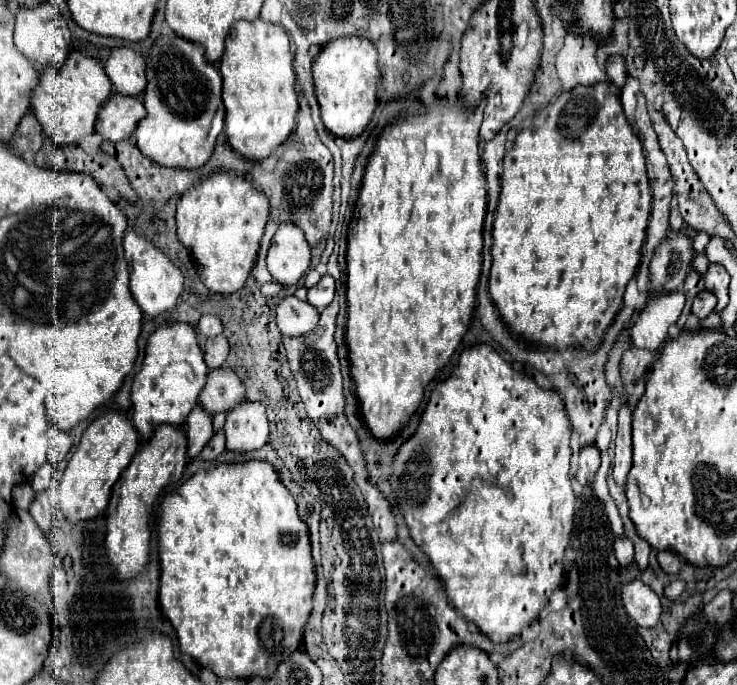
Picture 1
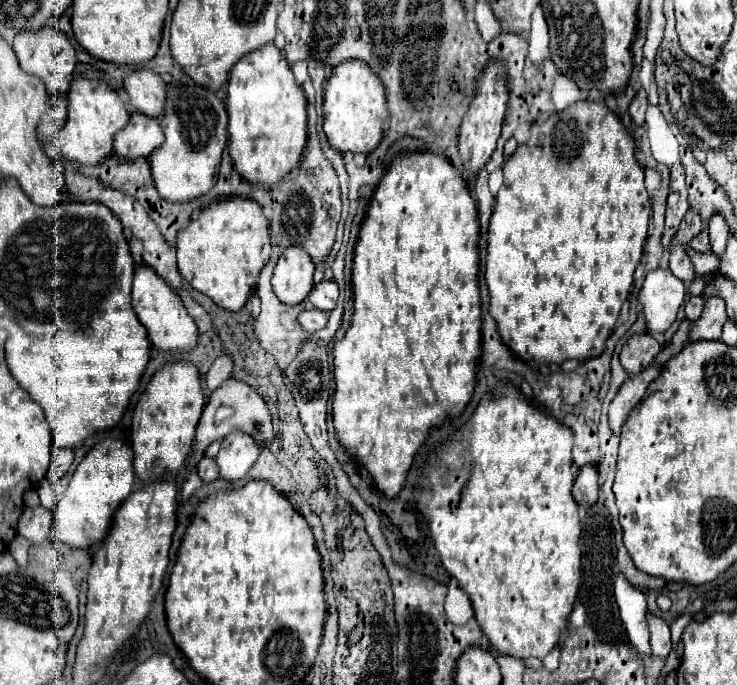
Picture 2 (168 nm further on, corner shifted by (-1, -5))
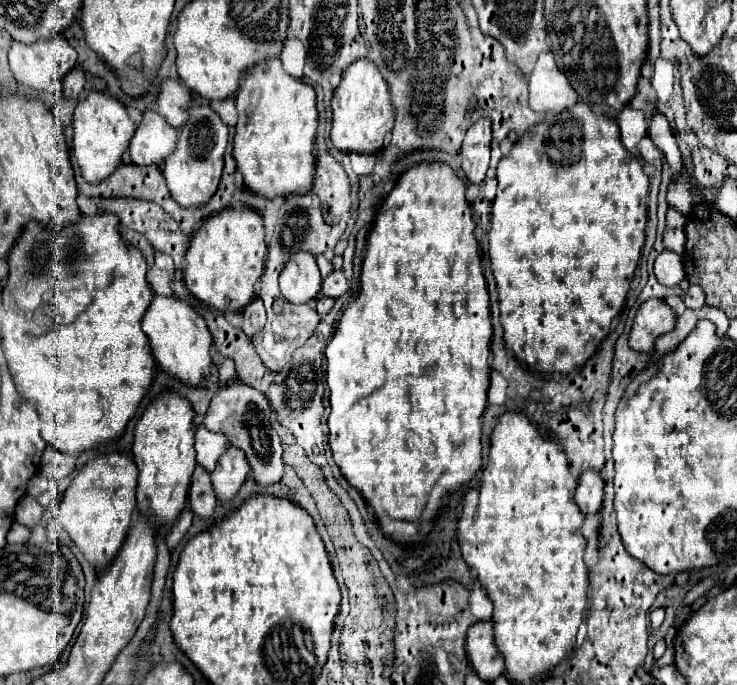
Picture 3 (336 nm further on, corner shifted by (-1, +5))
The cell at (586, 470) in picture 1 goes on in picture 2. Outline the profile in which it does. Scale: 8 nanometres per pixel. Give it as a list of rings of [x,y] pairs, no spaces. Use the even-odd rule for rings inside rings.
[[[582,466],[574,482],[574,498],[578,504],[594,504],[598,500],[598,470],[596,466]]]

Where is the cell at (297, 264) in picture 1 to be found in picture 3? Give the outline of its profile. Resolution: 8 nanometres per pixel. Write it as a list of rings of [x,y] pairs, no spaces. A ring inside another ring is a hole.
[[[298,252],[280,274],[280,290],[292,304],[302,304],[318,298],[322,290],[322,276],[316,258],[310,252]]]

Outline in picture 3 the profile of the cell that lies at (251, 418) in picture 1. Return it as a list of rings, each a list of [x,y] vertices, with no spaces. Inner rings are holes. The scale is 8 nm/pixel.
[[[228,446],[226,452],[218,458],[216,470],[210,474],[216,500],[222,504],[230,502],[238,494],[246,476],[248,476],[248,462],[244,460],[244,454],[238,448]]]

